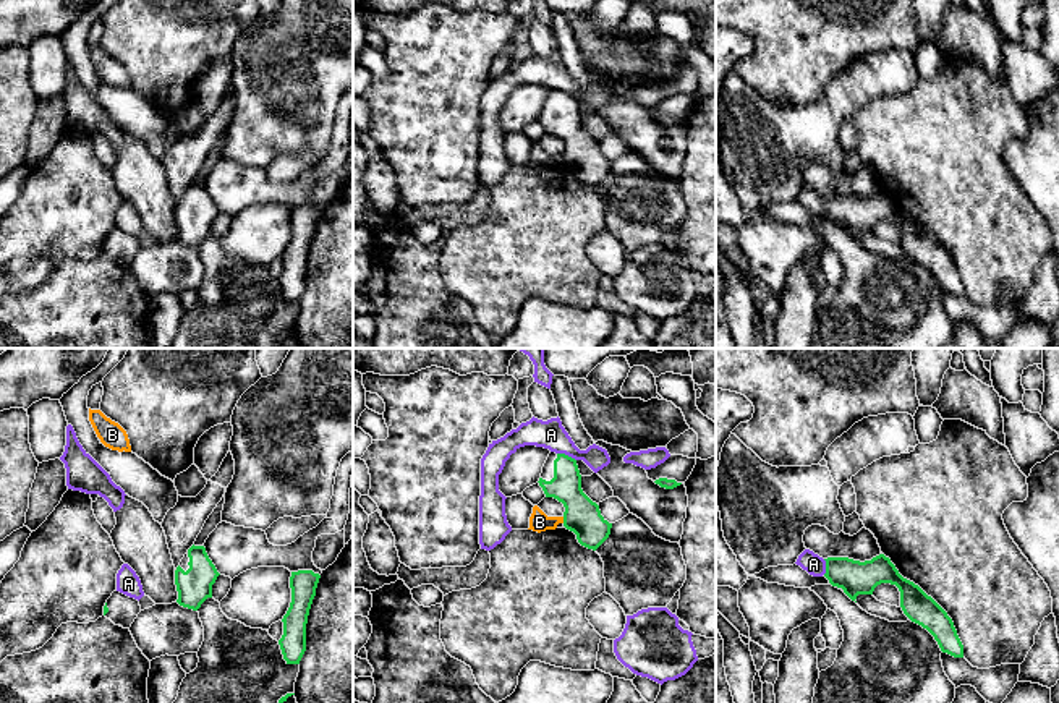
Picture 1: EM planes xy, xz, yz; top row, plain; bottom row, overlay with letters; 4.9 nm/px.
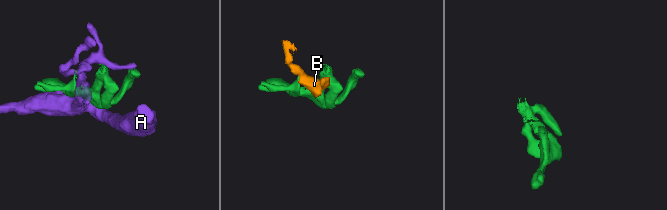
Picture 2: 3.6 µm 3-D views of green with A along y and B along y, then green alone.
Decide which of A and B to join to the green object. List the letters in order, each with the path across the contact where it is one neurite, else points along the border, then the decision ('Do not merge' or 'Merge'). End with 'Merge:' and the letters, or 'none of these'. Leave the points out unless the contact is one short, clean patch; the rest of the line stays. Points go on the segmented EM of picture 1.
A: Do not merge
B: Boundary: xz (562, 517), (564, 522). Do not merge
Merge: none of these

